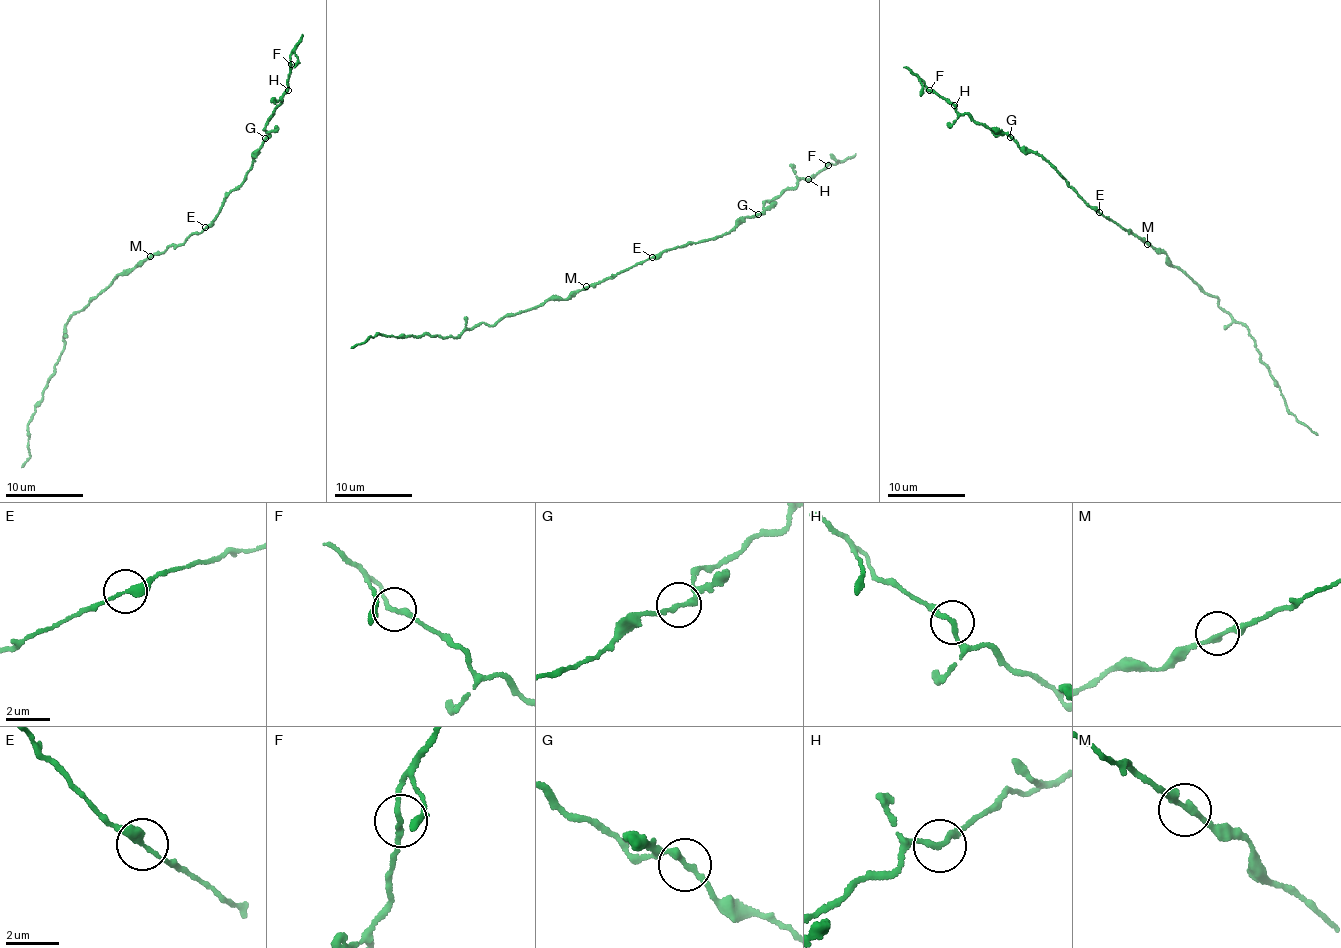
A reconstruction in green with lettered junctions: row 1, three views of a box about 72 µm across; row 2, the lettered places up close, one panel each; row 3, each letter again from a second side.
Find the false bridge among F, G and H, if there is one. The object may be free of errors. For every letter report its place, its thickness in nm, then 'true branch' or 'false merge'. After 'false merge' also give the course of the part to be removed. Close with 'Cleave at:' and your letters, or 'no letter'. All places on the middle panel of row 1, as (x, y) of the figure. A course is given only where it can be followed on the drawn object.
F: at (828, 165); 200 nm thick; true branch
G: at (758, 214); 240 nm thick; true branch
H: at (808, 179); 200 nm thick; true branch
Cleave at: no letter

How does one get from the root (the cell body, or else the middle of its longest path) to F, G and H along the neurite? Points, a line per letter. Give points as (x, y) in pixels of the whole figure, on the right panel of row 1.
F: (1134, 234), (1087, 204), (1040, 156), (1024, 151), (1006, 134), (999, 136), (967, 114), (960, 113), (929, 90)
G: (1134, 234), (1093, 208), (1056, 169), (1040, 156), (1024, 151), (1011, 137)
H: (1134, 234), (1087, 204), (1040, 156), (1024, 151), (1006, 134), (999, 136), (967, 114), (960, 113), (954, 105)

